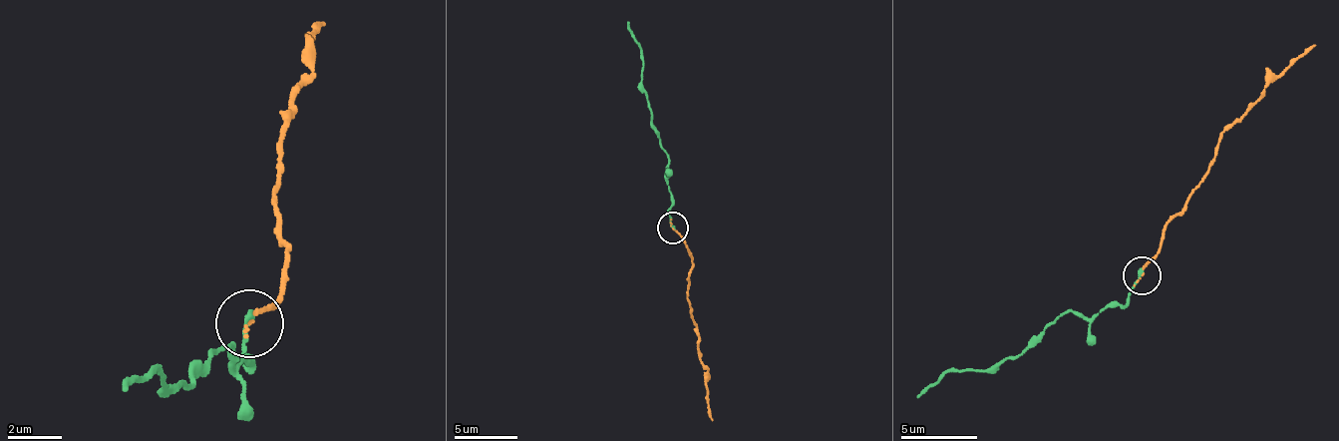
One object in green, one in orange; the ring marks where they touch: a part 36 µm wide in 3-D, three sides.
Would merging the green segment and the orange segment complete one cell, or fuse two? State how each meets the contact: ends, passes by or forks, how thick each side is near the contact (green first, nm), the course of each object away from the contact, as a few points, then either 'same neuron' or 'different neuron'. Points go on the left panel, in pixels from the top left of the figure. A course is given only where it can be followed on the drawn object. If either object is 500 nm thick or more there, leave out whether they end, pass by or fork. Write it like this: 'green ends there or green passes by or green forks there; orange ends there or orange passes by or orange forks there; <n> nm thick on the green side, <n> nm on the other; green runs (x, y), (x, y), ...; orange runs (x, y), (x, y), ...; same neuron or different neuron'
green ends there; orange ends there; 240 nm thick on the green side, 120 nm on the other; green runs (251, 322), (253, 364), (232, 367), (233, 342), (188, 384), (167, 386), (158, 365), (124, 390); orange runs (251, 322), (282, 292), (282, 133), (291, 87), (307, 66), (325, 25); same neuron

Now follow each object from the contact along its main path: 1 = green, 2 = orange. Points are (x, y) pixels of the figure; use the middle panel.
1: (673, 228), (673, 207), (666, 177), (670, 160), (650, 113), (642, 83), (642, 50), (627, 21)
2: (673, 228), (691, 256), (691, 307), (698, 359), (706, 371), (713, 419)

